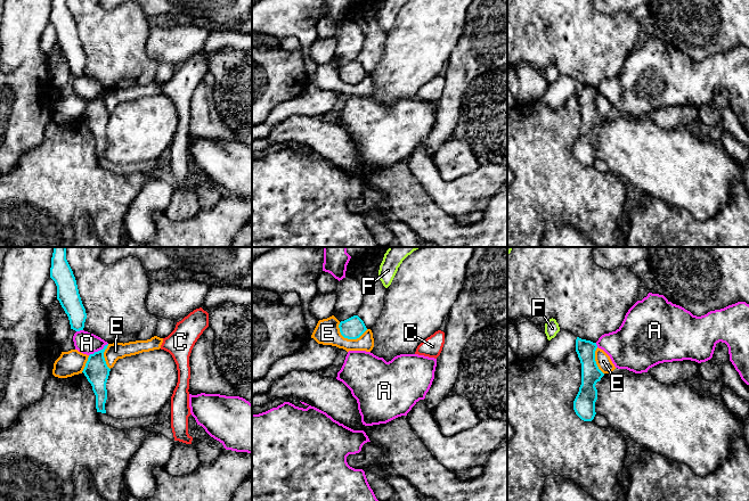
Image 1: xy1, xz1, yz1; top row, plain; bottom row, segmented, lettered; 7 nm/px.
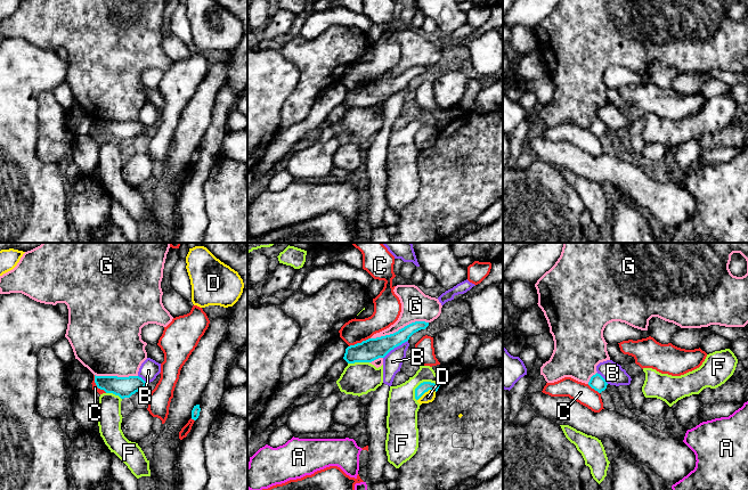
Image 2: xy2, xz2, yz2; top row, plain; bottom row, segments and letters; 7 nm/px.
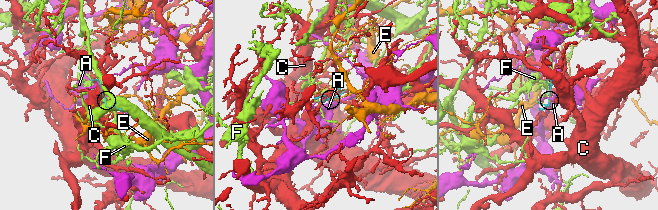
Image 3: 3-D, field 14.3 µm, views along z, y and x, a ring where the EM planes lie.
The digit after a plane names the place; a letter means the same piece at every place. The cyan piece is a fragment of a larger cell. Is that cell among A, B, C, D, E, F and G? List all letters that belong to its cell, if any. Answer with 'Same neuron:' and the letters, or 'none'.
Same neuron: D

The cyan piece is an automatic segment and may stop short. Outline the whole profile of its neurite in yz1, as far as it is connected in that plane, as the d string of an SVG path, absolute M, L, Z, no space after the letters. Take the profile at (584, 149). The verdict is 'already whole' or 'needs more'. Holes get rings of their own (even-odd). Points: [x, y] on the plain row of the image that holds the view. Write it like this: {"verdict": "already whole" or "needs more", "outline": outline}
{"verdict": "already whole", "outline": "M577 82L576 97L581 108L581 130L573 146L573 155L584 166L592 166L596 159L597 134L595 130L604 121L595 106L596 93L596 88Z"}

